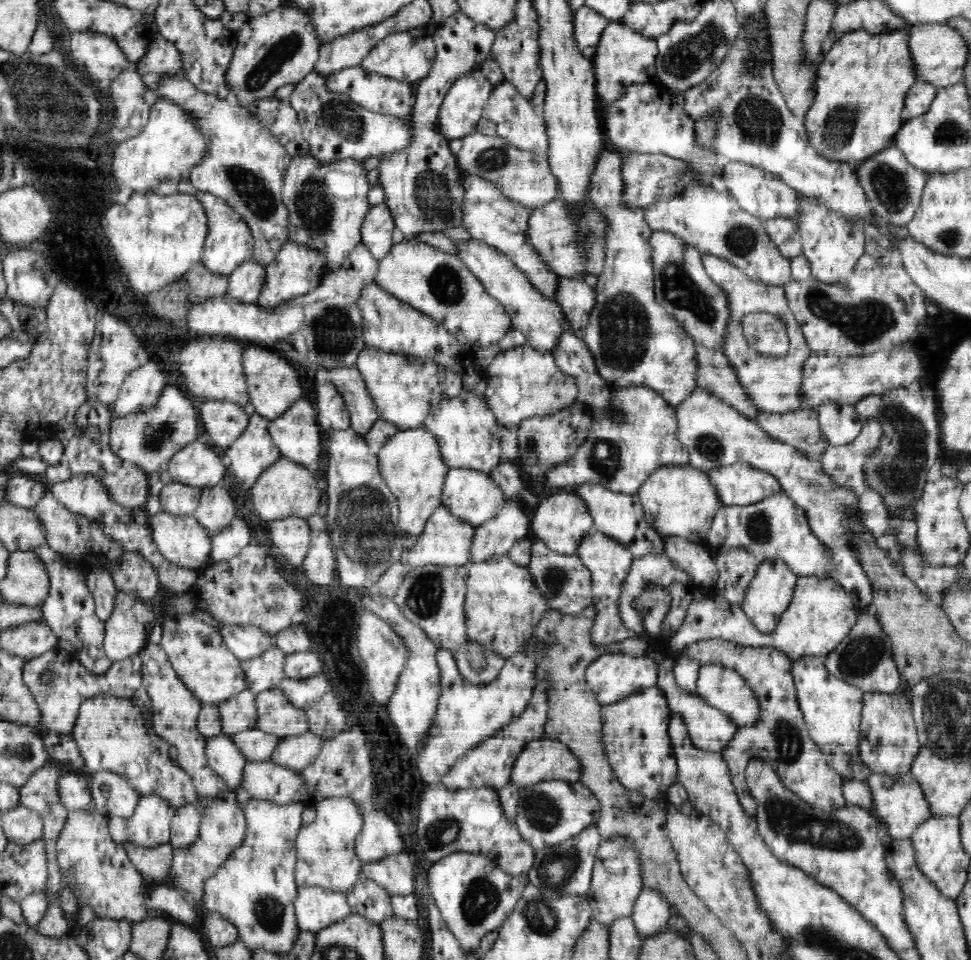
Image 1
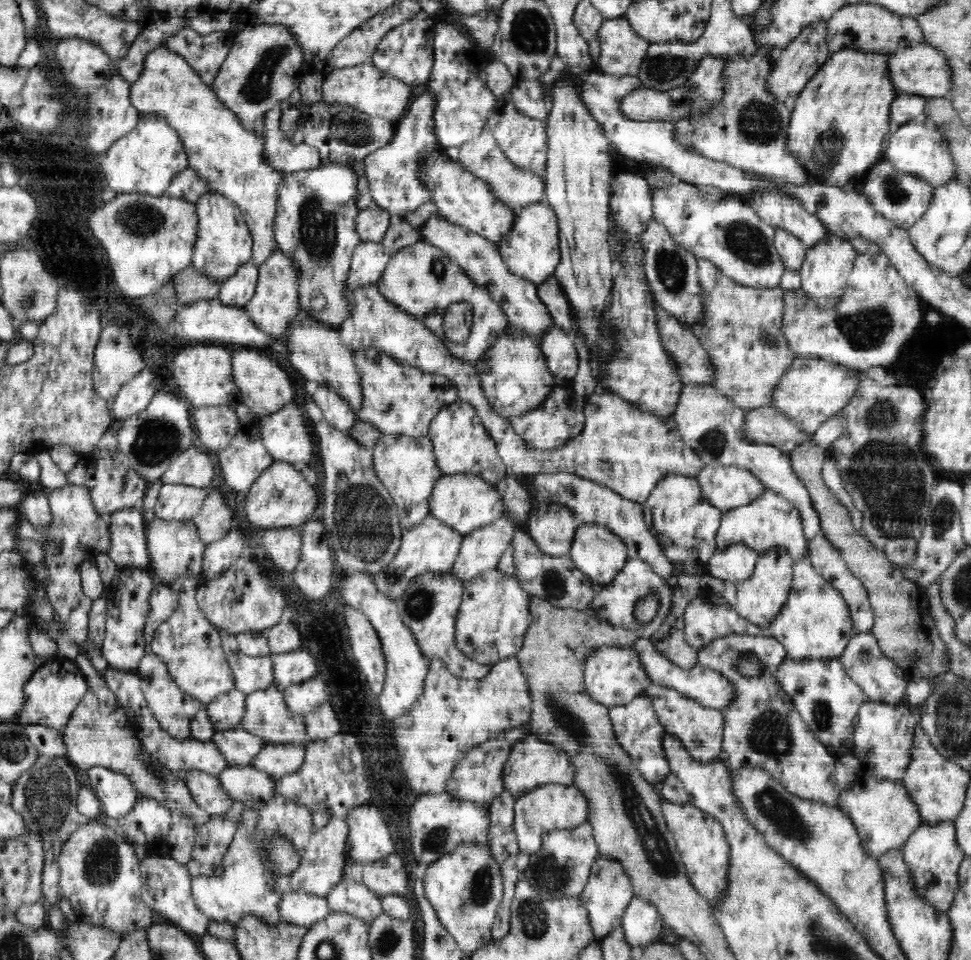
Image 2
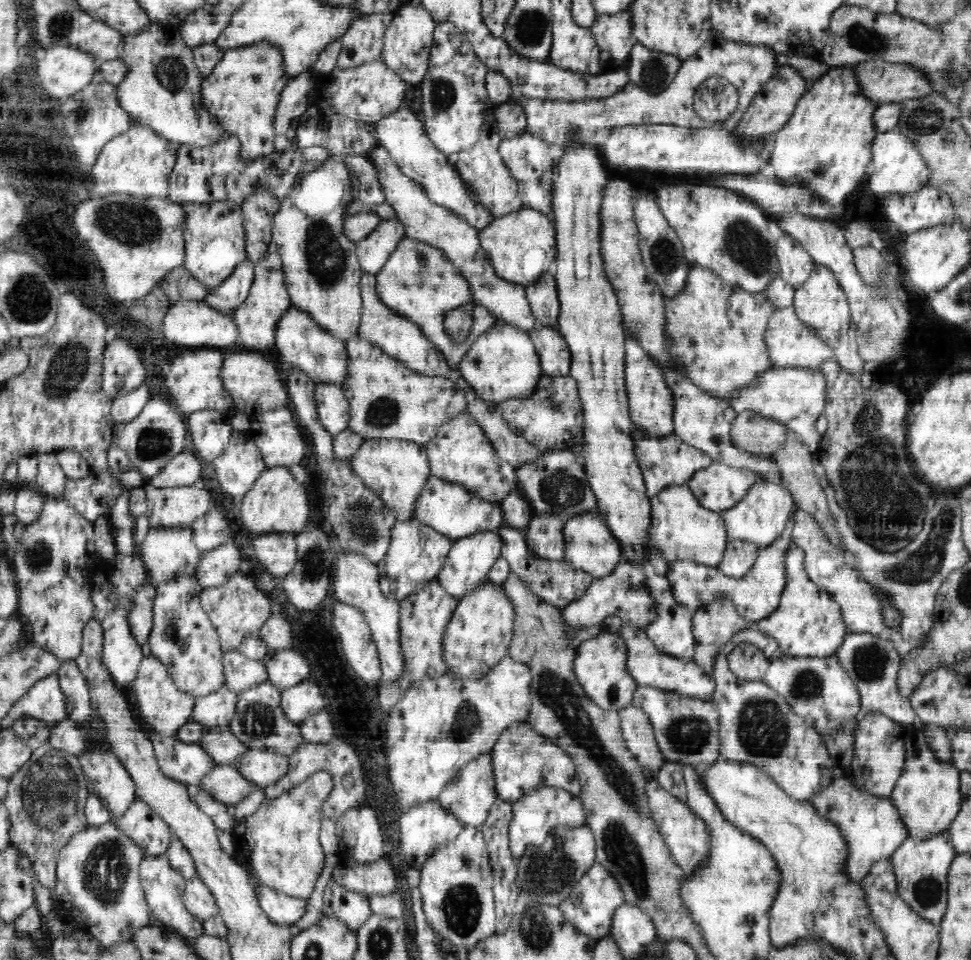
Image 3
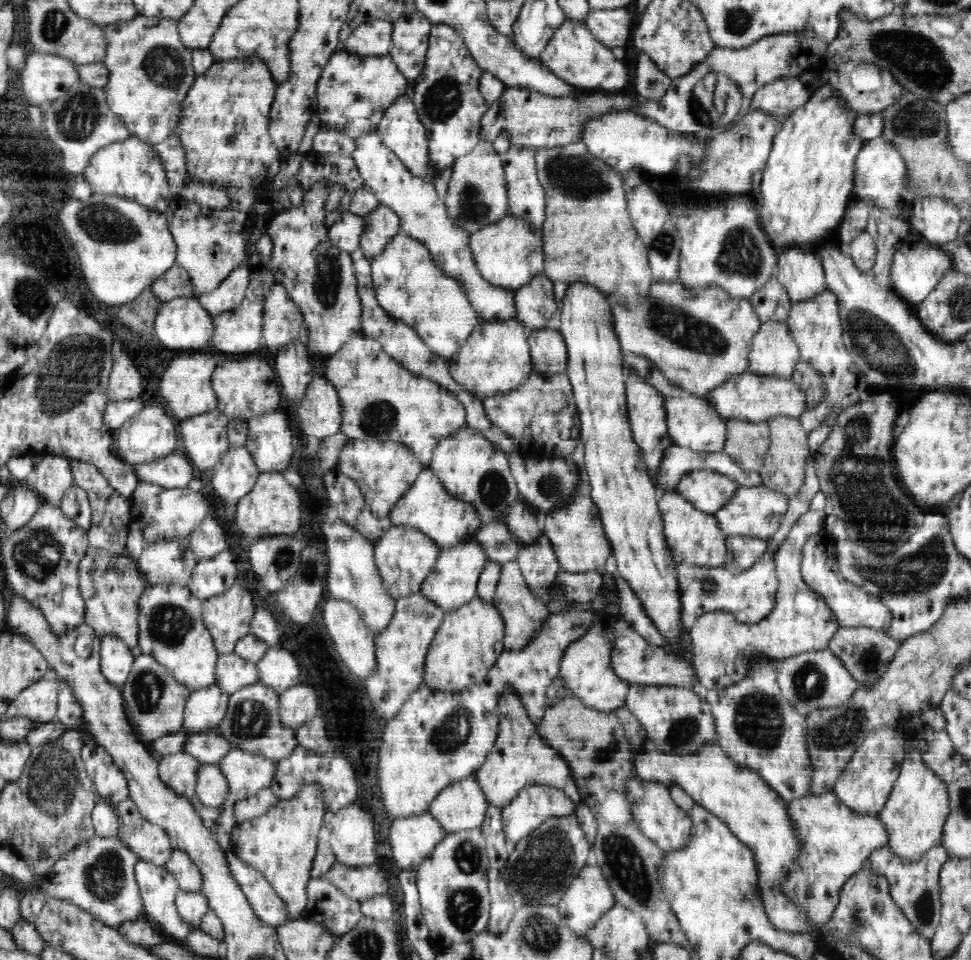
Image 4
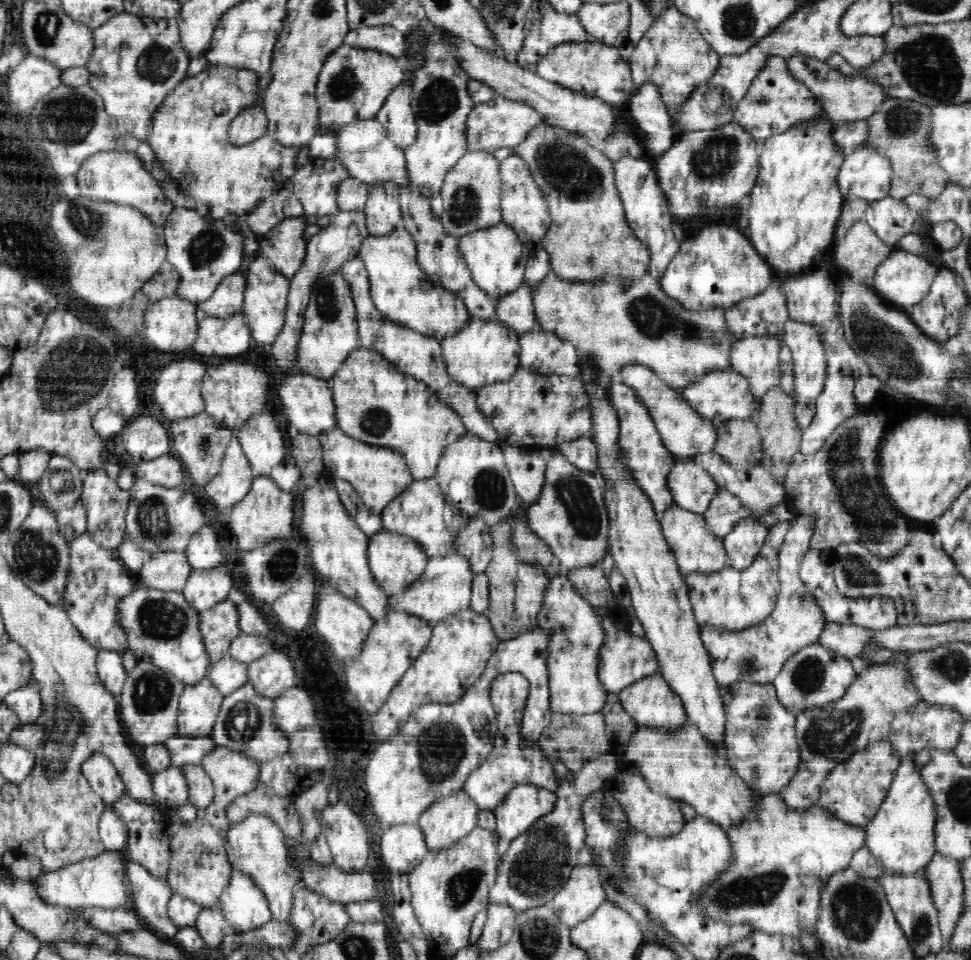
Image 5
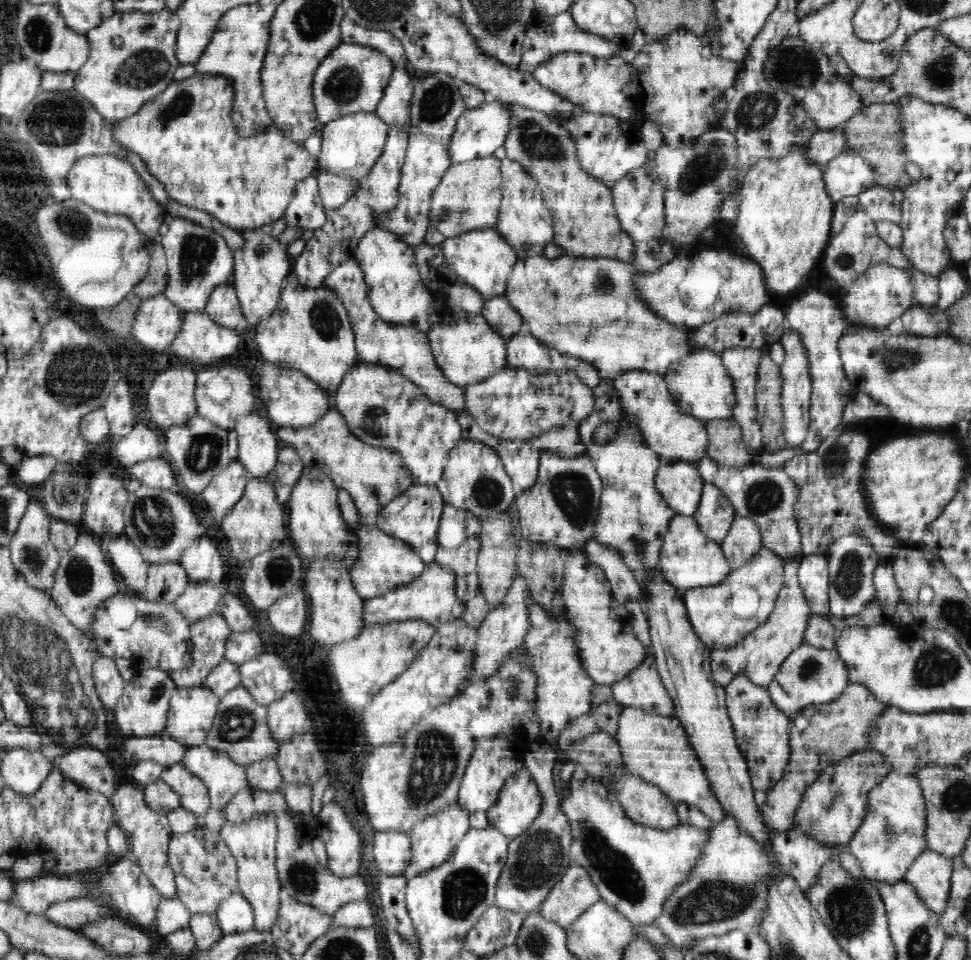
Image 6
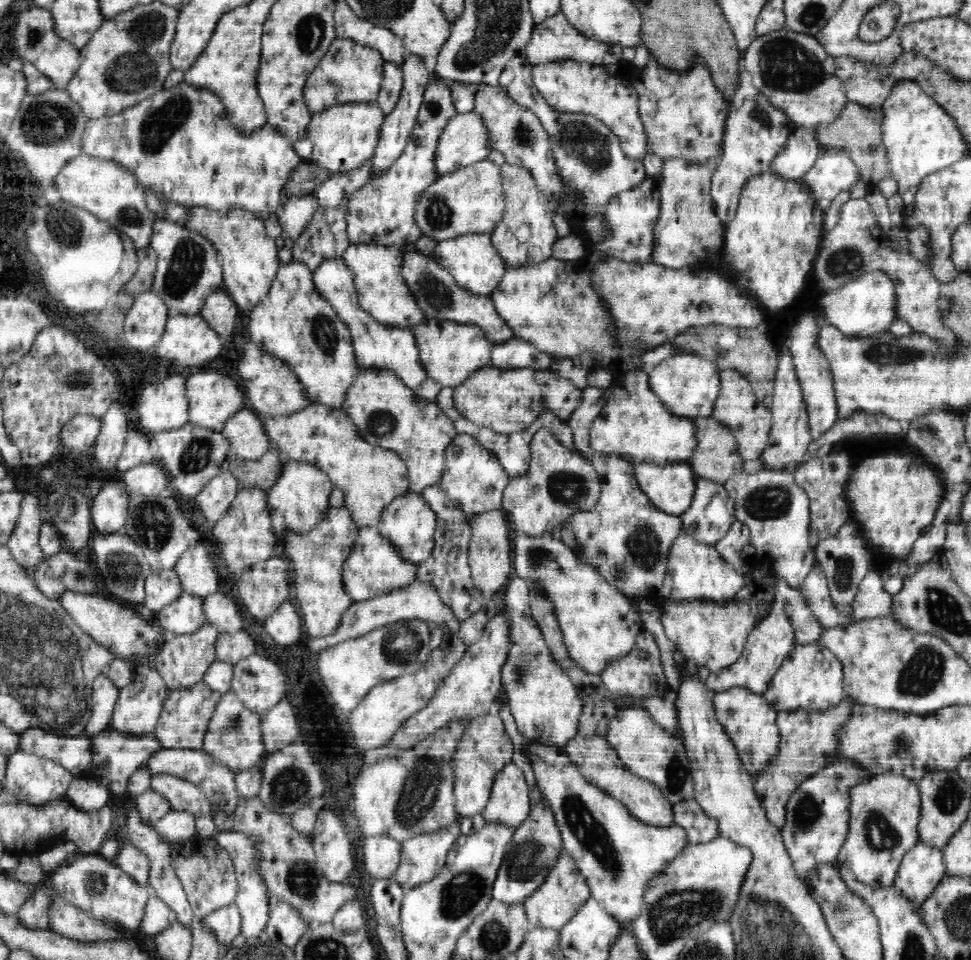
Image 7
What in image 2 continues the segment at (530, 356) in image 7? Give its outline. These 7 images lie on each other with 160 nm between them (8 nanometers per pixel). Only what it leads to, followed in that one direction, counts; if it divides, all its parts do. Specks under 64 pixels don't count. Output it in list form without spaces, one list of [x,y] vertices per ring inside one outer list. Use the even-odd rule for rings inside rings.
[[[552,326],[543,334],[539,343],[550,372],[560,379],[569,381],[579,367],[576,341],[572,334]]]

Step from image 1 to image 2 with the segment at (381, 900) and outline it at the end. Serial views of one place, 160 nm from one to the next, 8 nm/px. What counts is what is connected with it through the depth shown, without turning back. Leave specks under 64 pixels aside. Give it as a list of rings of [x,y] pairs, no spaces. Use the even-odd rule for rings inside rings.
[[[349,876],[344,877],[326,897],[333,912],[354,914],[368,926],[384,913],[381,896]]]

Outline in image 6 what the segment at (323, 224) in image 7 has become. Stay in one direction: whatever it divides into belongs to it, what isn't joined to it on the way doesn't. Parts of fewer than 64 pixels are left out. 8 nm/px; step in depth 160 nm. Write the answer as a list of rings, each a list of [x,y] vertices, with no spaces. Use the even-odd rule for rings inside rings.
[[[361,197],[349,199],[338,209],[326,209],[326,222],[312,234],[312,238],[306,241],[303,251],[292,261],[291,269],[294,269],[294,275],[300,287],[311,289],[324,286],[327,273],[335,269],[342,261],[354,259],[358,241],[375,227],[373,211],[363,199]]]

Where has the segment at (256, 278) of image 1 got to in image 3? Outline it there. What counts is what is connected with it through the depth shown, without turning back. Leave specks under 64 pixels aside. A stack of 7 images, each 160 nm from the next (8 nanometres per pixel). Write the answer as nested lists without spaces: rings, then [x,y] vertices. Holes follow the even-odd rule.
[[[243,260],[218,286],[209,288],[205,301],[218,312],[232,314],[249,295],[255,279],[255,263]]]

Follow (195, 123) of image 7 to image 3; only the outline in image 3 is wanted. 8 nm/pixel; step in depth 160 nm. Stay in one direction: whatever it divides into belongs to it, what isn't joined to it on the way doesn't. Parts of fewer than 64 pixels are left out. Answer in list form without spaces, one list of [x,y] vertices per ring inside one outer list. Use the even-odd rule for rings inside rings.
[[[258,42],[250,44],[248,47],[224,50],[219,64],[215,66],[210,76],[204,78],[200,85],[201,106],[204,110],[209,111],[212,118],[219,123],[219,126],[223,127],[228,136],[233,137],[235,143],[240,145],[239,161],[241,163],[252,162],[275,152],[275,111],[284,88],[292,79],[292,77],[286,75],[283,56],[280,54],[279,48],[268,42]]]

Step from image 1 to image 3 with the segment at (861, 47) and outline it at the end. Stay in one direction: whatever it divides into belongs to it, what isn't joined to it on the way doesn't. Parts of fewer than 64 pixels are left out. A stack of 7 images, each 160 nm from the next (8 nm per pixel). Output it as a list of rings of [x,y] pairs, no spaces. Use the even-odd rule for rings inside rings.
[[[855,66],[830,68],[818,80],[810,83],[807,92],[800,98],[794,113],[785,126],[776,134],[774,150],[769,157],[769,164],[774,168],[779,182],[787,186],[807,187],[816,190],[818,198],[830,206],[838,206],[853,190],[856,190],[863,178],[866,178],[867,166],[871,163],[871,145],[877,136],[873,118],[878,105],[872,103],[860,91],[856,80]]]

